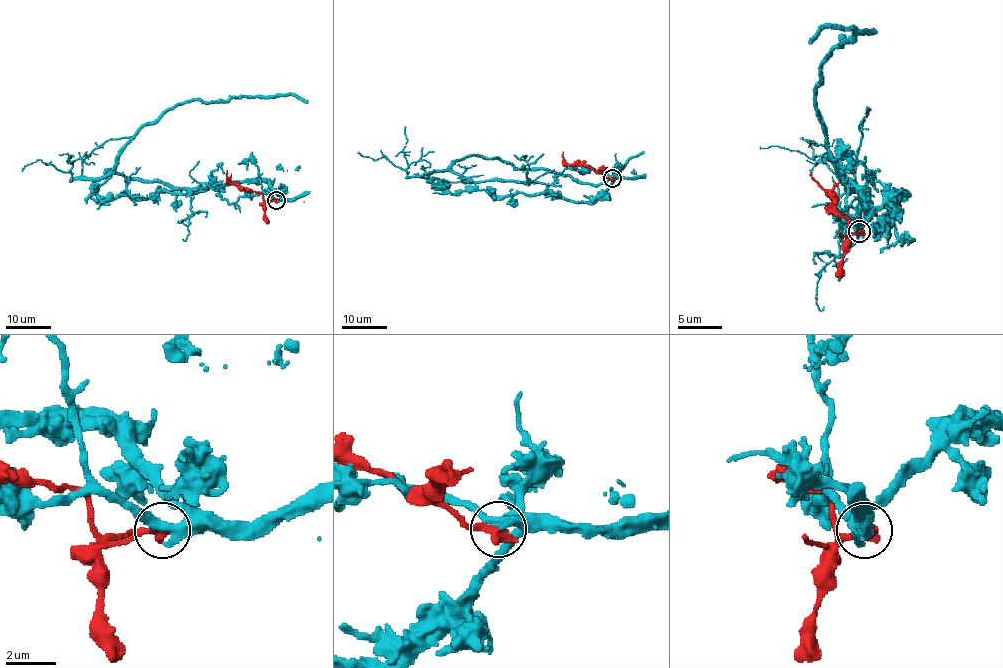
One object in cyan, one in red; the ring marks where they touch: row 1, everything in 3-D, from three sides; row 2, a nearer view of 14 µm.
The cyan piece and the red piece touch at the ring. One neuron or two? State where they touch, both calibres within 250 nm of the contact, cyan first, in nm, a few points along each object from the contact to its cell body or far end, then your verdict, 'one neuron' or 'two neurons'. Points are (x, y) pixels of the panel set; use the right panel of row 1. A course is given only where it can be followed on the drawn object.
place (859, 231); calibres 380 and 480 nm; course cyan (859, 229), (905, 192), (865, 210), (815, 92), (841, 37), (872, 33), (824, 29), (809, 44); course red (859, 231), (850, 231), (848, 218), (835, 210), (835, 201), (809, 175); two neurons

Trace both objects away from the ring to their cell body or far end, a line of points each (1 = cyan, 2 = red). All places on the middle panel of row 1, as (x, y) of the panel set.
1: (612, 178), (596, 198), (566, 200), (534, 181), (465, 182), (452, 165), (498, 157), (602, 184), (644, 152)
2: (612, 178), (583, 165), (569, 165), (562, 156), (563, 152)

